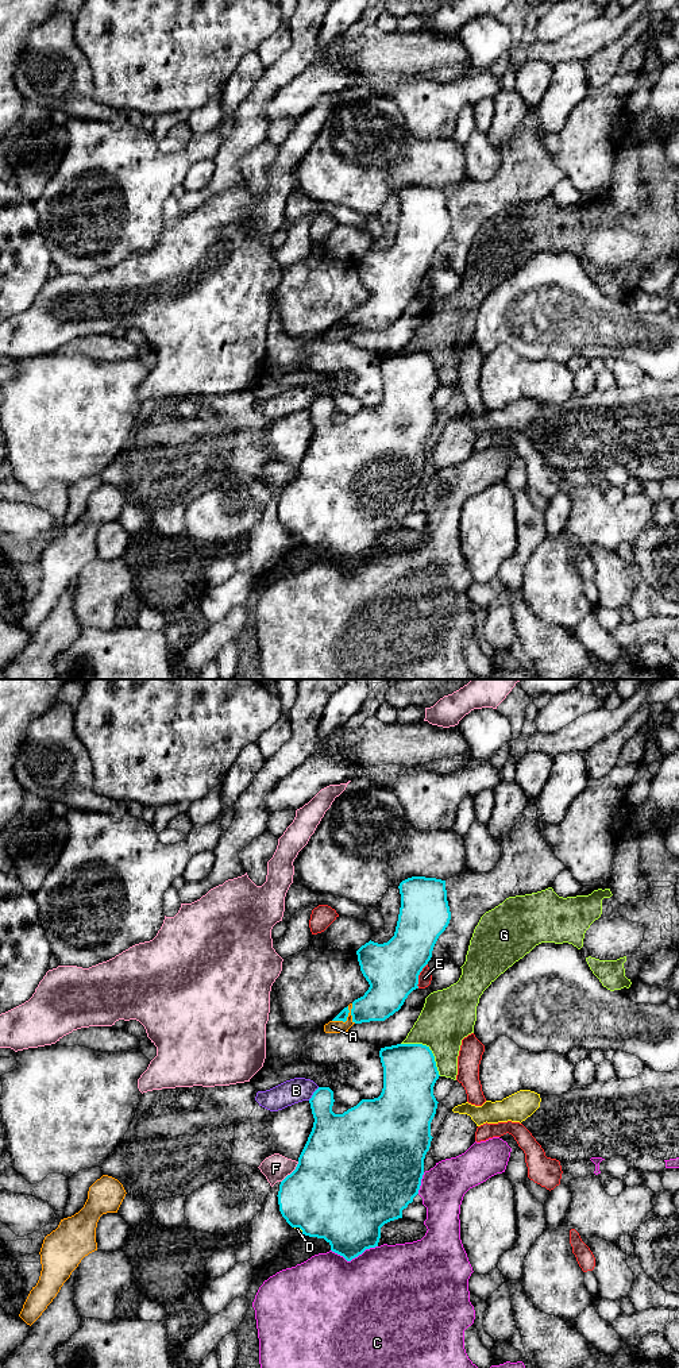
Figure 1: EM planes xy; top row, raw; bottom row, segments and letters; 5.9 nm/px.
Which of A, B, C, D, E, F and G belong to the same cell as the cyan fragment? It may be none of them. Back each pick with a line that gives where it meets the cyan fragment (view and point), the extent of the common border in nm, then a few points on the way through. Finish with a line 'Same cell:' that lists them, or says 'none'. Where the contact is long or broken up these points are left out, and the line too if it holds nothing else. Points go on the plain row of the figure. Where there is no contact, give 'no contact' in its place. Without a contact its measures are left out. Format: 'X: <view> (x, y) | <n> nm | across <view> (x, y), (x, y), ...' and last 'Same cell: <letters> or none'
A: xy (346, 327) | 170 nm
Same cell: A

